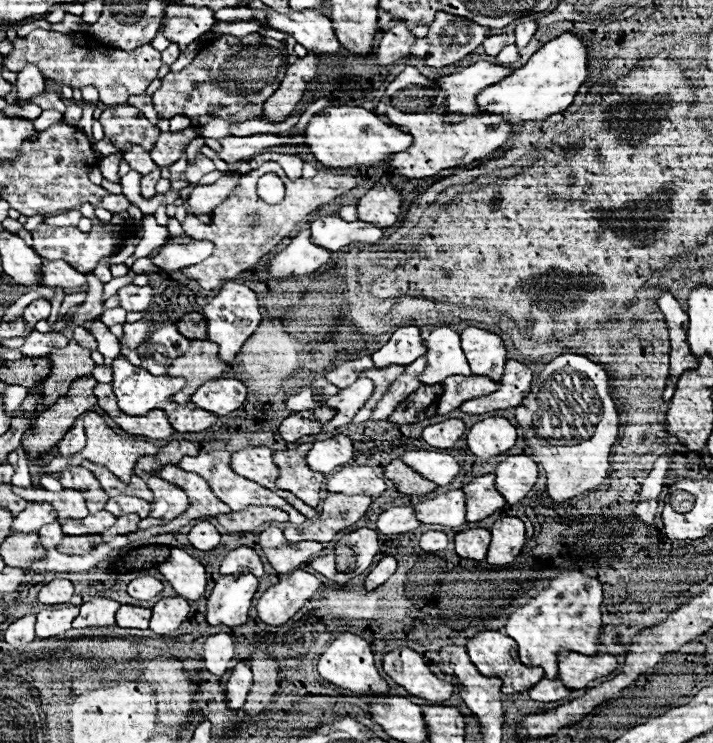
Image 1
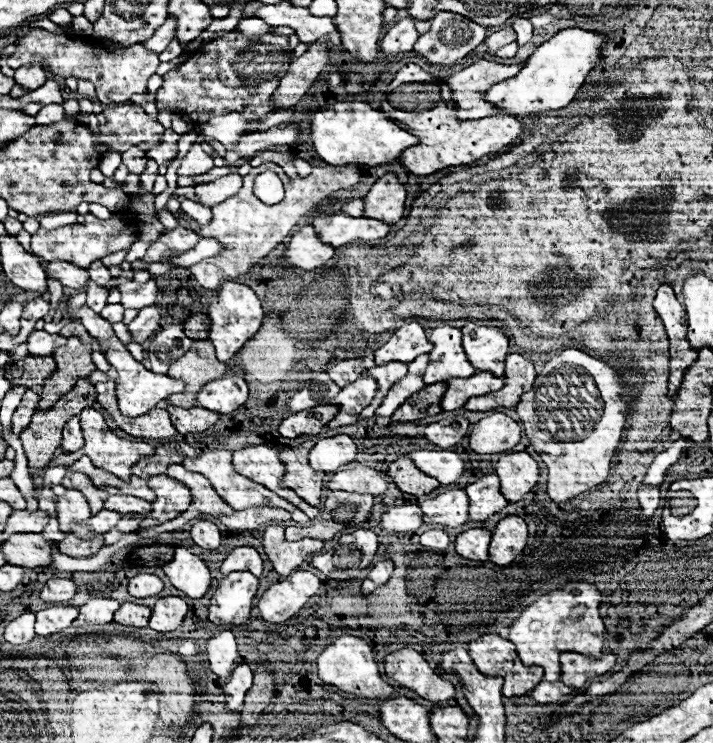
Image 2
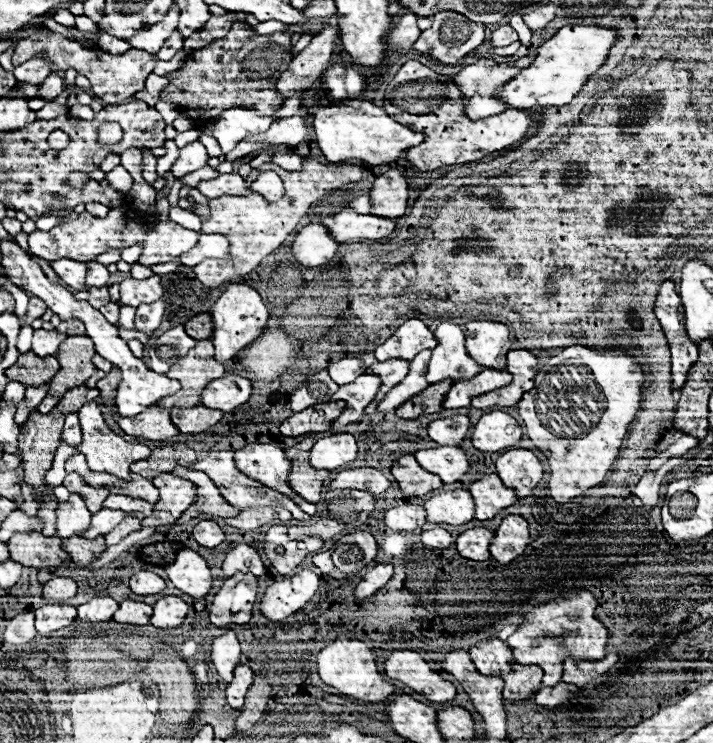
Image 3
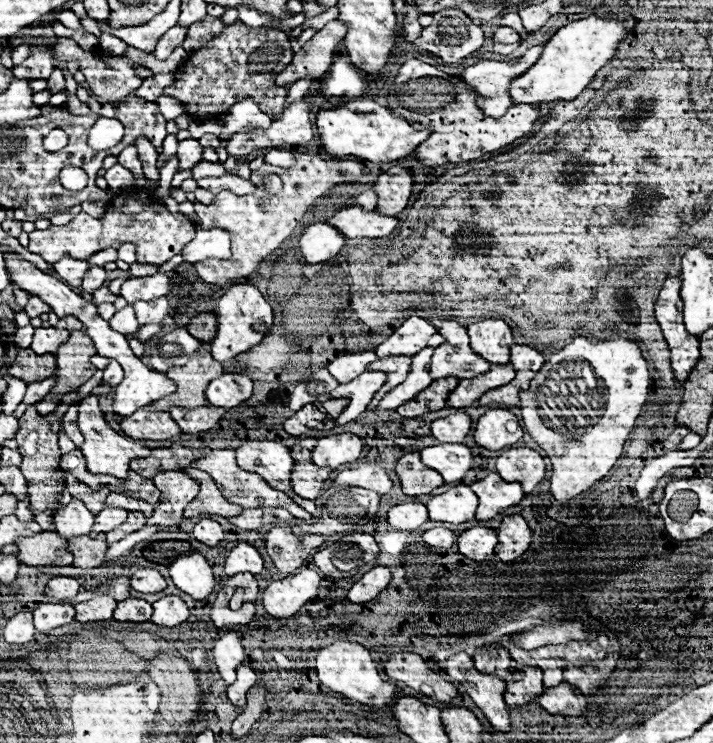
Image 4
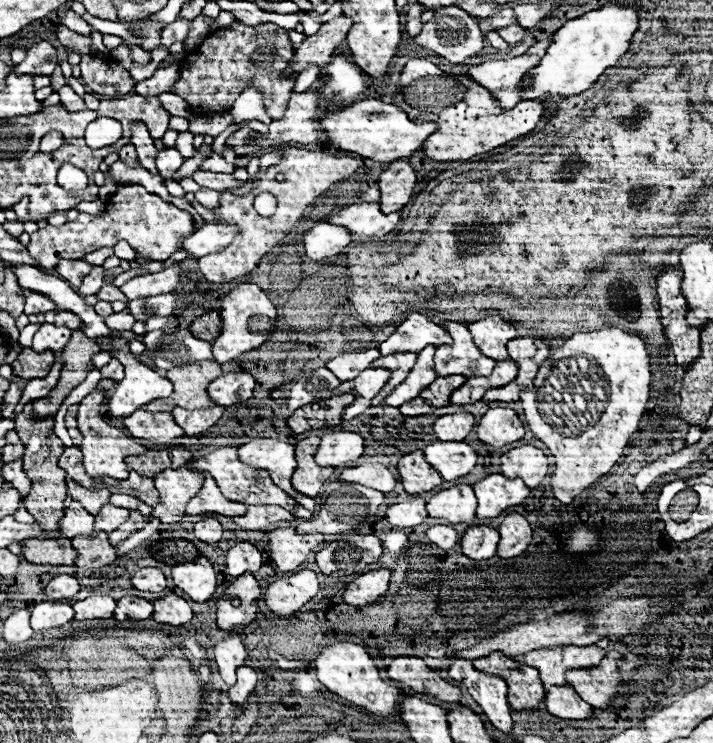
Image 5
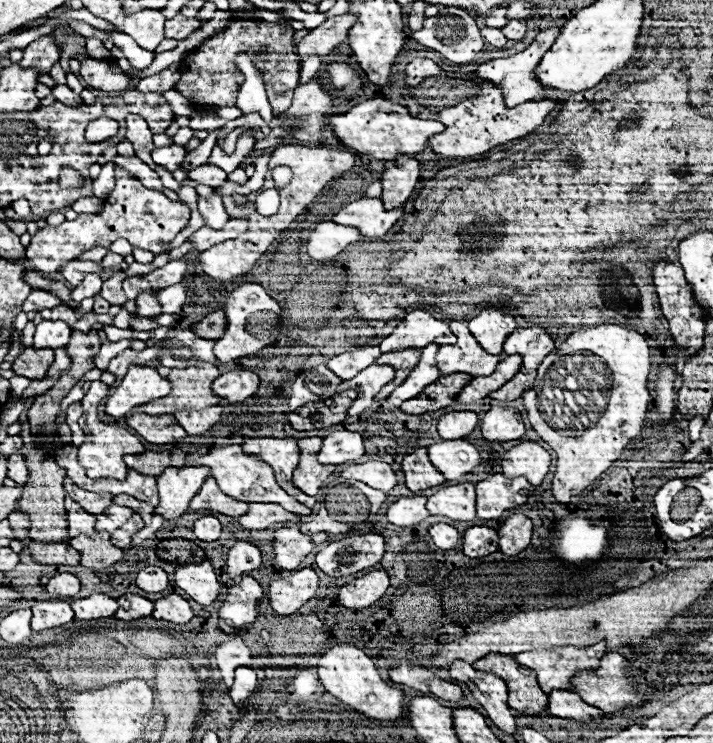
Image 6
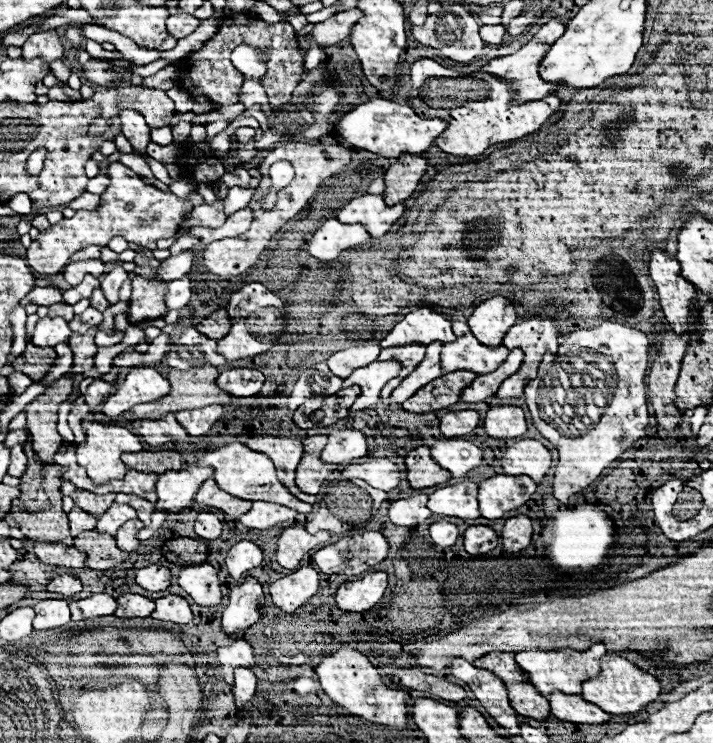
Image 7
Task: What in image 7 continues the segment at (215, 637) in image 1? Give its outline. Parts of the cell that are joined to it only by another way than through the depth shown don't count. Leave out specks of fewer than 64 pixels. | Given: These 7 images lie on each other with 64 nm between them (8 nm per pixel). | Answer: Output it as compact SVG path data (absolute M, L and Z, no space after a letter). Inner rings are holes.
M240 638L234 644L230 644L230 646L218 648L216 654L218 654L220 666L224 668L224 682L226 684L234 682L234 670L238 666L252 668L256 664L254 662L254 652L252 652L250 644L246 644L246 640L240 640Z

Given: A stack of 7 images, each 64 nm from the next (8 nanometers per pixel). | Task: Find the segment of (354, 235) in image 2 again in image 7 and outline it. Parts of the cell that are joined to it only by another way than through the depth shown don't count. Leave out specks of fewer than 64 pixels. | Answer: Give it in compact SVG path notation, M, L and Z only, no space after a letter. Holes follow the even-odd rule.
M362 194L360 198L350 200L336 216L342 224L362 224L372 238L384 236L390 226L402 216L404 204L386 206L382 196Z

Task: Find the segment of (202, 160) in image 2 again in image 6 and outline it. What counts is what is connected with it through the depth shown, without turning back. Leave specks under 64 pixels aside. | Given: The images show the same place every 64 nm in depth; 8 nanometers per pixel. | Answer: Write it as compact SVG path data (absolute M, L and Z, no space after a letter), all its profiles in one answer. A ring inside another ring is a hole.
M180 128L178 132L176 132L176 136L174 136L174 144L178 144L178 146L182 146L182 148L186 148L188 150L188 142L194 138L194 130L192 128Z

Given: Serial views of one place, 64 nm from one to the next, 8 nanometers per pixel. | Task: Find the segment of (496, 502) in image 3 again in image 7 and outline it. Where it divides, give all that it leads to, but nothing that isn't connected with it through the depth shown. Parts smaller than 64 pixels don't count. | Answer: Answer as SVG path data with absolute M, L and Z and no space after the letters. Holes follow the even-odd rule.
M496 474L478 484L480 516L488 520L502 518L504 512L516 510L530 500L536 484L528 476Z

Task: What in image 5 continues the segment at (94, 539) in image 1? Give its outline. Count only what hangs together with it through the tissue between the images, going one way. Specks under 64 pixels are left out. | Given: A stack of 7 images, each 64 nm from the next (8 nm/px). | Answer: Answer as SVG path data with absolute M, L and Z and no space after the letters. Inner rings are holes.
M96 532L94 536L76 536L72 538L72 548L78 552L74 564L80 568L100 568L116 560L106 532Z

